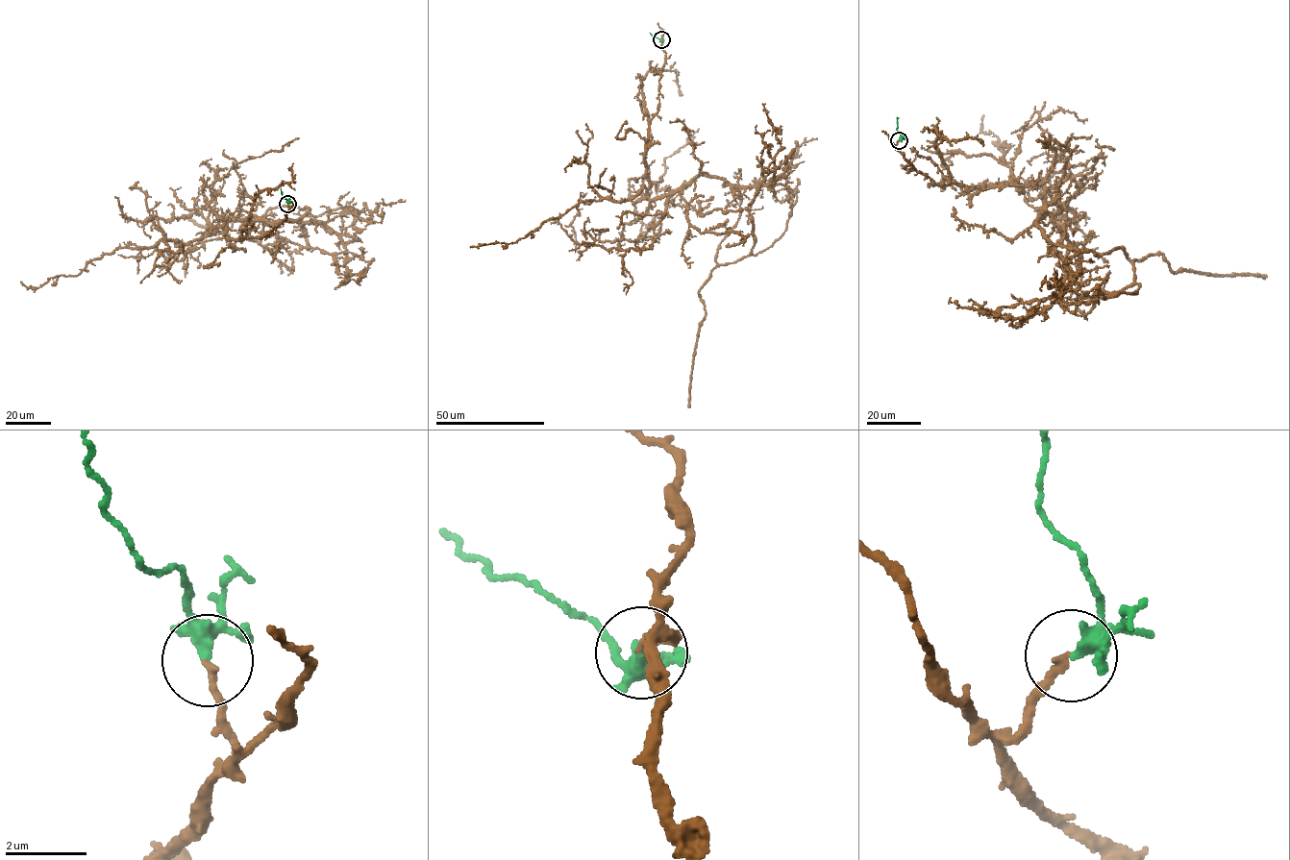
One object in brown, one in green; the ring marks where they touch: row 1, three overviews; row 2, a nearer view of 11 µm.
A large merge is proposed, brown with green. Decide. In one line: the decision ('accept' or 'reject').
accept

